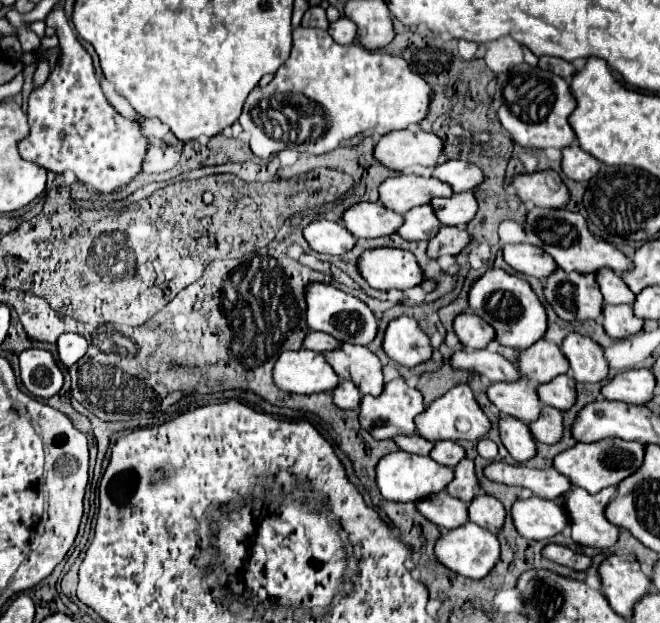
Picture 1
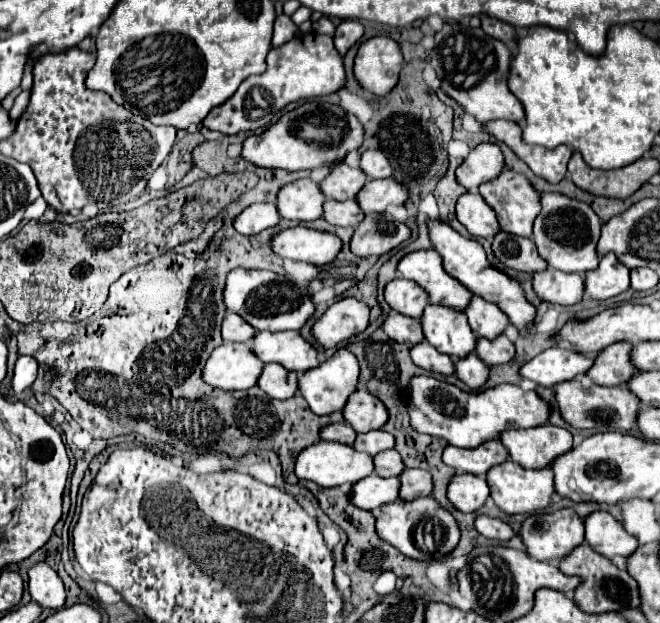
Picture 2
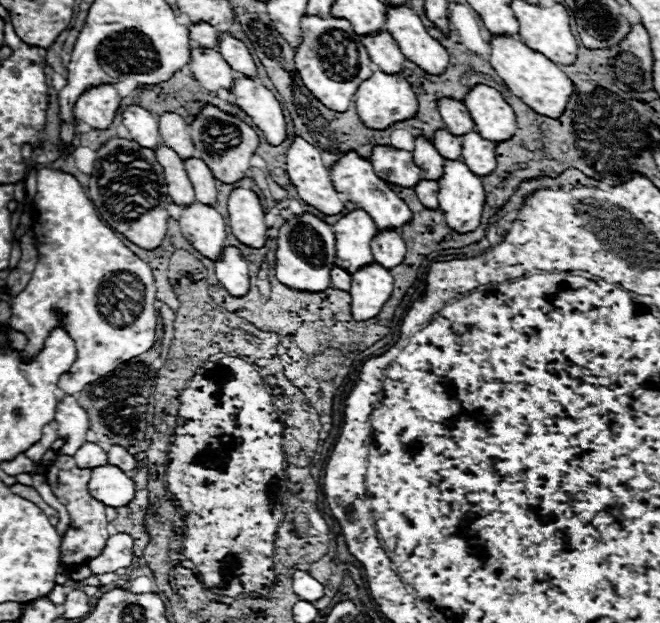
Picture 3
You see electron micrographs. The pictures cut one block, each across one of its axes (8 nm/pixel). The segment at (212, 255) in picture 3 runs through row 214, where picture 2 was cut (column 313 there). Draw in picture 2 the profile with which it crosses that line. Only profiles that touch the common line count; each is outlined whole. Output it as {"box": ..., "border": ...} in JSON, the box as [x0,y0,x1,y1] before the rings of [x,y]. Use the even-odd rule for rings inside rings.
{"box":[278,178,326,222],"border":[[[310,178],[296,180],[286,184],[278,194],[278,212],[286,220],[296,222],[310,222],[322,218],[322,204],[326,196],[322,194],[320,186]]]}

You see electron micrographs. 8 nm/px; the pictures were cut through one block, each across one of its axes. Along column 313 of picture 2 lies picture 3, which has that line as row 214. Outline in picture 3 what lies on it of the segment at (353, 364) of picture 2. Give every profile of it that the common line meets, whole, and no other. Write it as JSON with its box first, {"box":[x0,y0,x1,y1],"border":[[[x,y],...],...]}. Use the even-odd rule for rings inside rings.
{"box":[330,150,412,228],"border":[[[354,150],[342,154],[340,160],[336,164],[332,164],[330,178],[332,178],[336,192],[342,192],[346,196],[346,200],[350,200],[356,206],[360,206],[362,210],[366,210],[378,228],[400,228],[402,224],[406,224],[412,218],[412,212],[406,206],[406,202],[400,200],[396,196],[396,192],[374,174],[372,164],[368,160],[364,160],[362,156],[358,156]]]}

